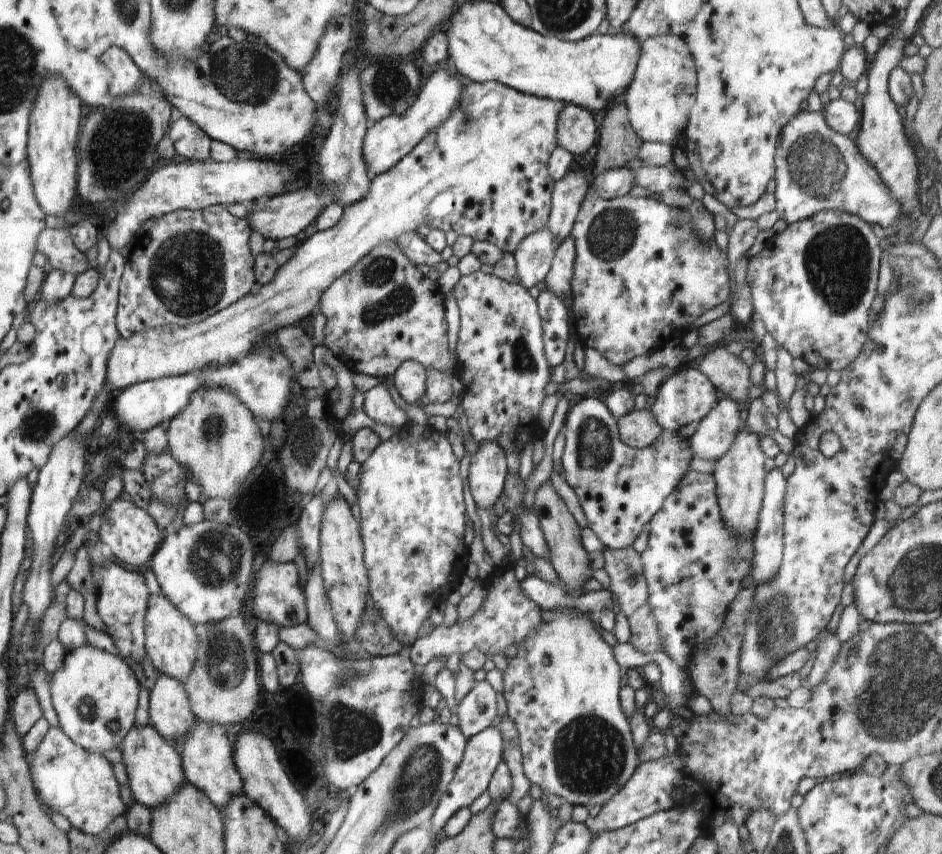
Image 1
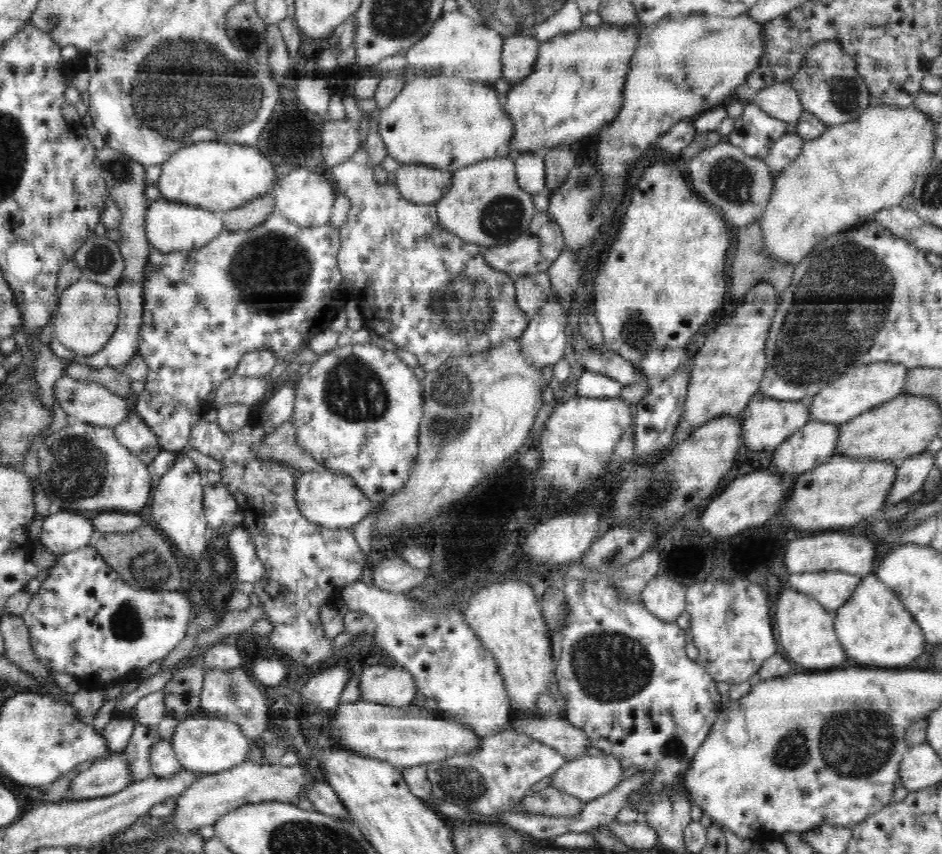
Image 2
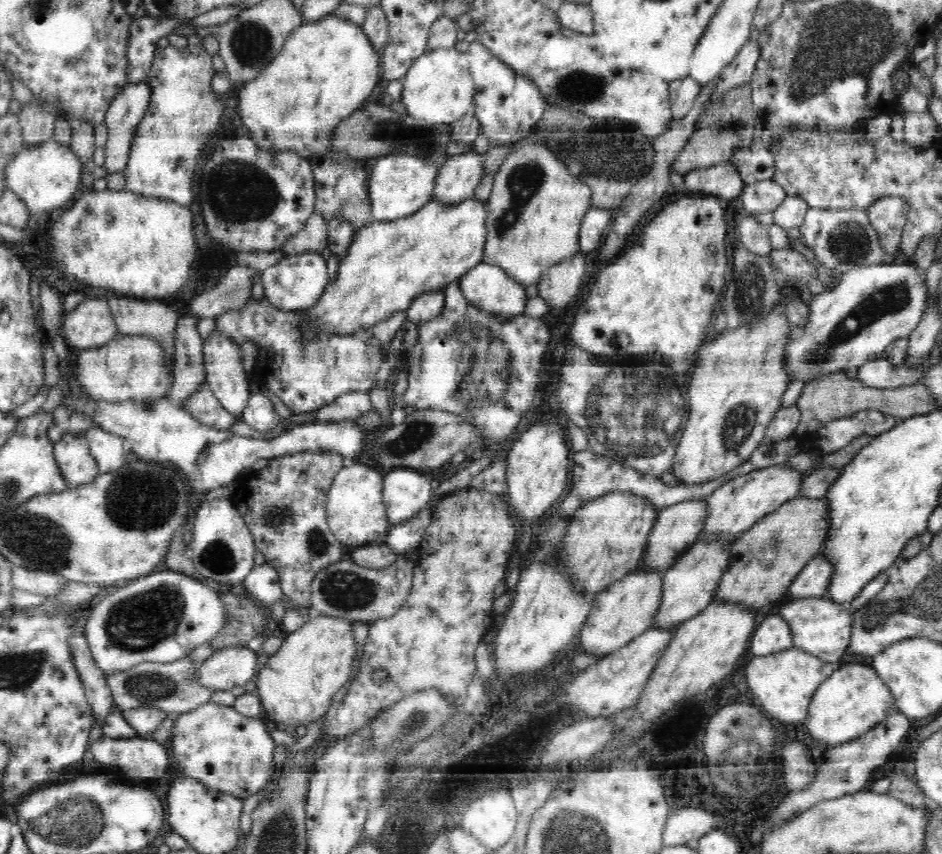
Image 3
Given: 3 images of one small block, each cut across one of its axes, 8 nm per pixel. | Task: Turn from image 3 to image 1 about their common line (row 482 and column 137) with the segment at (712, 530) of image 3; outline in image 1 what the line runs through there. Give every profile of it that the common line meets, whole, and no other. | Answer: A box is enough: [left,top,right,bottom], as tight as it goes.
[118,724,186,810]

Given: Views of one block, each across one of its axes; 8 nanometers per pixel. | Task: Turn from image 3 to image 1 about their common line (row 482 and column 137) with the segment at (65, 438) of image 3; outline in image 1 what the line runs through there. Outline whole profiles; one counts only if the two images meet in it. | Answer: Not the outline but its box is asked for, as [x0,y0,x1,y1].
[99,46,144,98]

